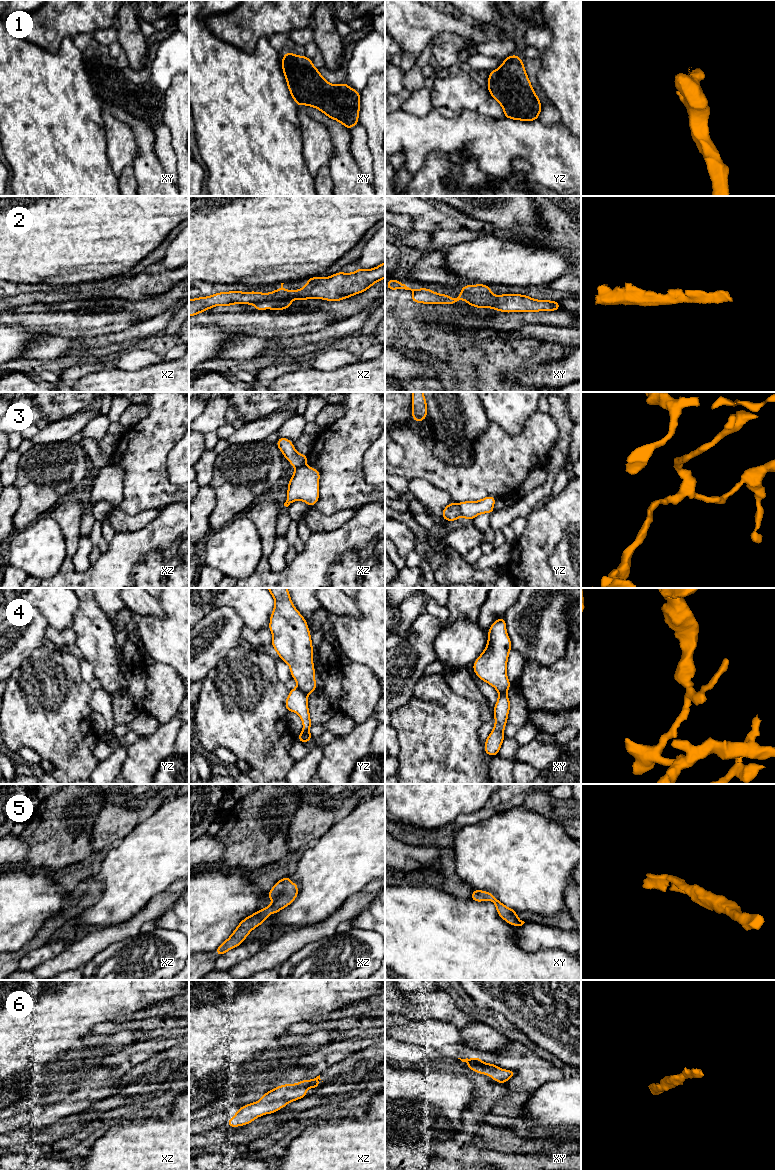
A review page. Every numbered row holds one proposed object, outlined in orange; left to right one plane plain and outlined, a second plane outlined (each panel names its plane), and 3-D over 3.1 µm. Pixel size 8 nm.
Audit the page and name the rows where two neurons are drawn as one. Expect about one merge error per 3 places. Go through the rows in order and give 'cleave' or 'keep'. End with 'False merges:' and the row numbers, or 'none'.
1: cleave
2: keep
3: cleave
4: cleave
5: keep
6: keep
False merges: 1, 3, 4

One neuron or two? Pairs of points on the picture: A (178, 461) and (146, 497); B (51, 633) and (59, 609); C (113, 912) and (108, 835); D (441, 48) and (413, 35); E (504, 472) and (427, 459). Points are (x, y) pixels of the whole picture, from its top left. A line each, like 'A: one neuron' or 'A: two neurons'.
A: two neurons
B: two neurons
C: two neurons
D: two neurons
E: one neuron

